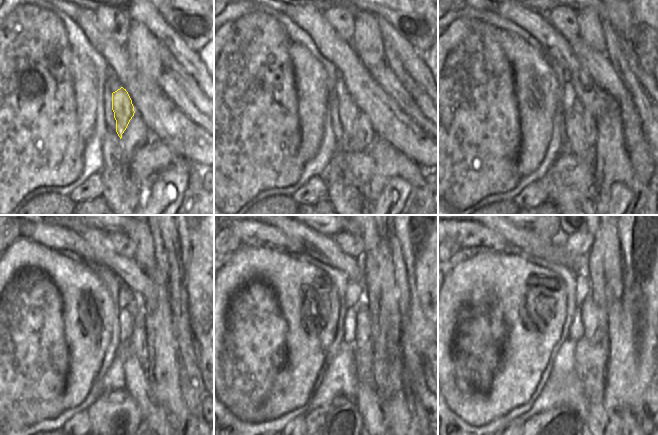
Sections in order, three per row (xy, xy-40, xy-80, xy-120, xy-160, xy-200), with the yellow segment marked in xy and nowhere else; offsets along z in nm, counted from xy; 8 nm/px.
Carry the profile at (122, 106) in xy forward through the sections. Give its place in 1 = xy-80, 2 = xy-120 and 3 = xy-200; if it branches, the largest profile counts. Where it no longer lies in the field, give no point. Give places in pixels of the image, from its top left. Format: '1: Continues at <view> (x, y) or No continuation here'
1: Continues at xy-80 (575, 141)
2: Continues at xy-120 (137, 384)
3: Continues at xy-200 (600, 418).

